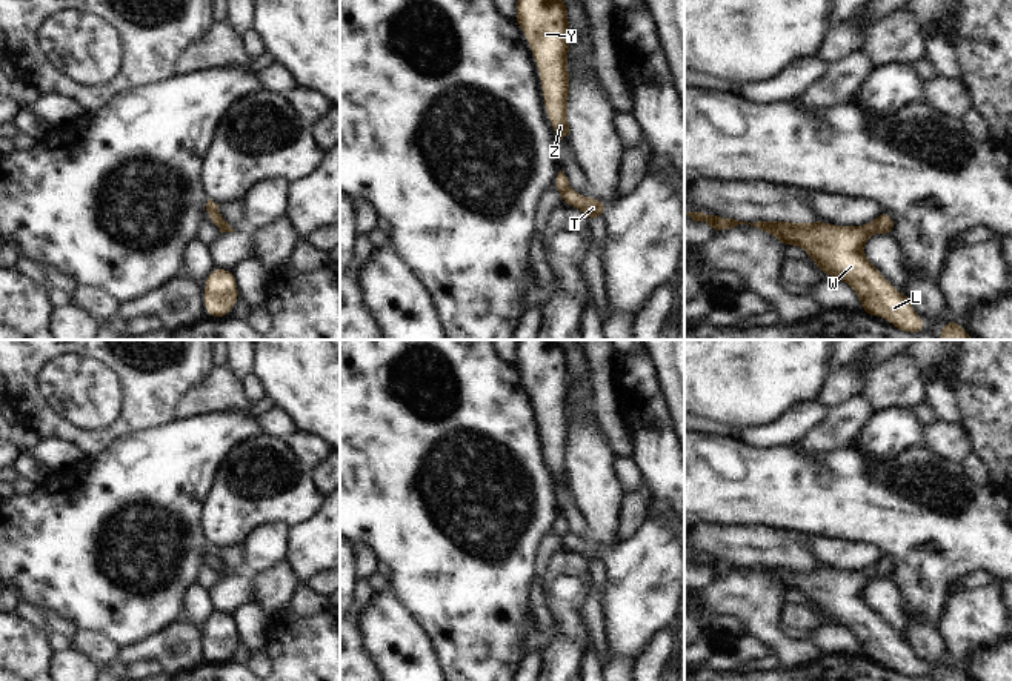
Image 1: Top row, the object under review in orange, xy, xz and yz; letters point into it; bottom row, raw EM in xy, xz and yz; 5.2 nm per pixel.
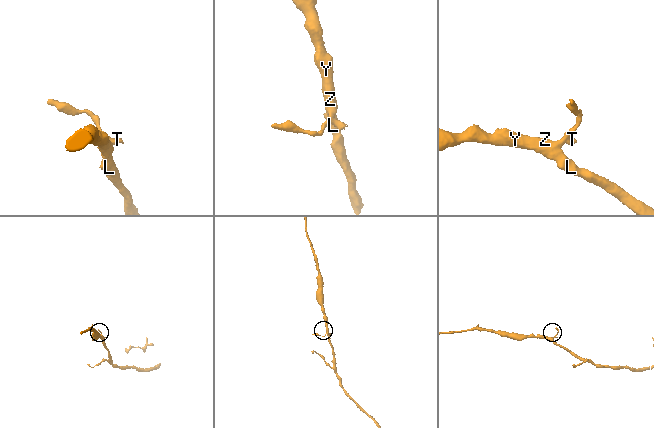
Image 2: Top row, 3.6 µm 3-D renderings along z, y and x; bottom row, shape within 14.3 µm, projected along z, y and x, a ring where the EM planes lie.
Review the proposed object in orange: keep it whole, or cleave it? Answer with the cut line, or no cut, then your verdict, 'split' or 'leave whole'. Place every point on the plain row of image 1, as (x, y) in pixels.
yz (878, 563), (877, 575) | split

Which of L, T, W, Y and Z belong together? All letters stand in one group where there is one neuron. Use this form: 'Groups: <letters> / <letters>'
Groups: L W Y Z / T

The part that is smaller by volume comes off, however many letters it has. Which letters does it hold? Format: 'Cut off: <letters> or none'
Cut off: T

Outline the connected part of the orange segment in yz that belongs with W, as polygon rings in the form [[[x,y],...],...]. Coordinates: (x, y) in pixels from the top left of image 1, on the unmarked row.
[[[703,556],[686,560],[694,566],[706,566],[714,576],[751,569],[774,580],[786,593],[797,589],[818,609],[820,616],[837,621],[854,632],[864,658],[883,661],[906,678],[926,676],[927,669],[914,655],[910,643],[898,636],[863,596],[869,583],[878,576],[878,563],[864,570],[835,570],[820,564],[809,569],[784,564],[744,567]]]

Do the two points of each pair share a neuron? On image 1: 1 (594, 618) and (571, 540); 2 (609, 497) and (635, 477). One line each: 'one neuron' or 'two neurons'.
1: two neurons
2: two neurons

